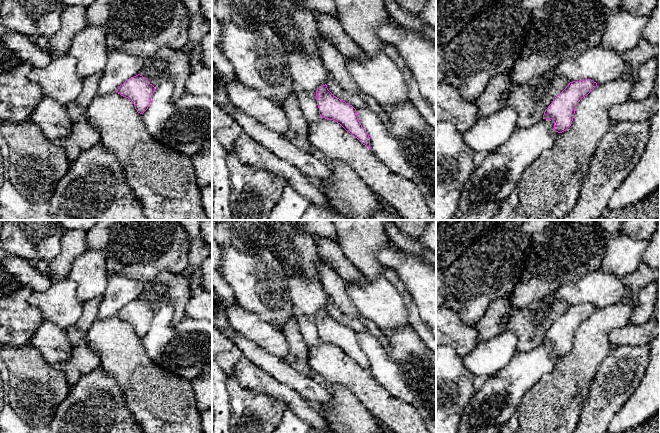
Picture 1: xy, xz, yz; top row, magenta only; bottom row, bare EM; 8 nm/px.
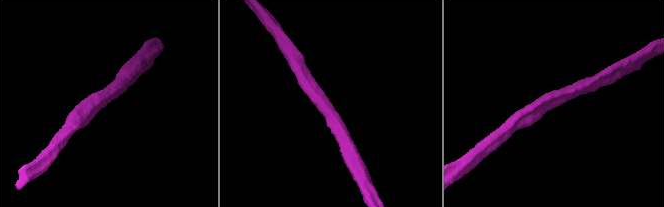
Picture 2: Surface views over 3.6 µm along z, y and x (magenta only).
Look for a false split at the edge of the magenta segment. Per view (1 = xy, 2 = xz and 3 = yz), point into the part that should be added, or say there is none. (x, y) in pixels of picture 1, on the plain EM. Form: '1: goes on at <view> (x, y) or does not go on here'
1: does not go on here
2: does not go on here
3: does not go on here

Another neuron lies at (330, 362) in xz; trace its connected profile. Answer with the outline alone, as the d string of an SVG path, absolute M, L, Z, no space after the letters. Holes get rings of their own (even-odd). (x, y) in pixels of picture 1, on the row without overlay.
M322 341L316 346L310 346L309 364L324 380L345 386L380 423L395 433L429 433L416 408L391 396L370 372L337 346Z

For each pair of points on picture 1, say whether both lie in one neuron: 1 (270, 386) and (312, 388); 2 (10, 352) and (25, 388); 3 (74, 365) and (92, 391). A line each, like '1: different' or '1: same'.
1: different
2: same
3: different

